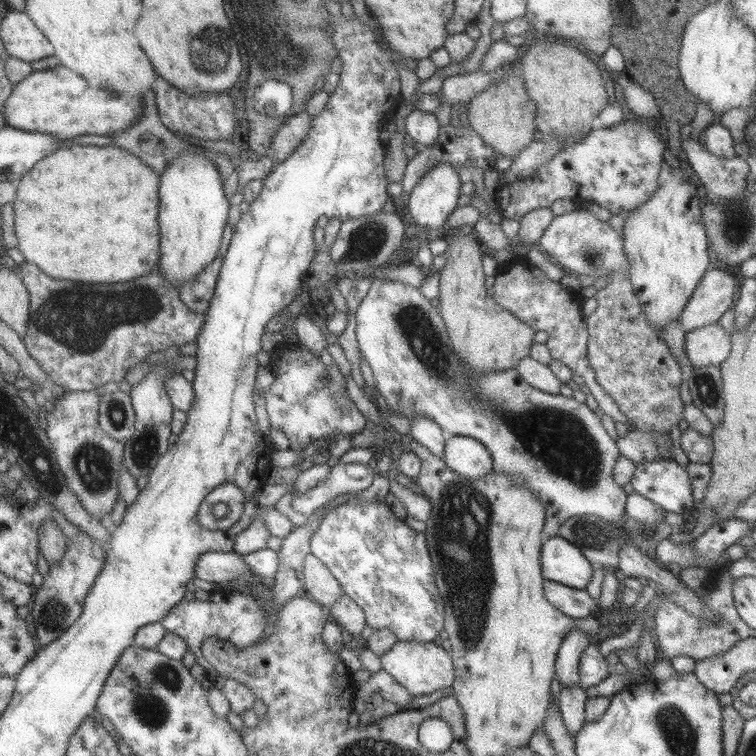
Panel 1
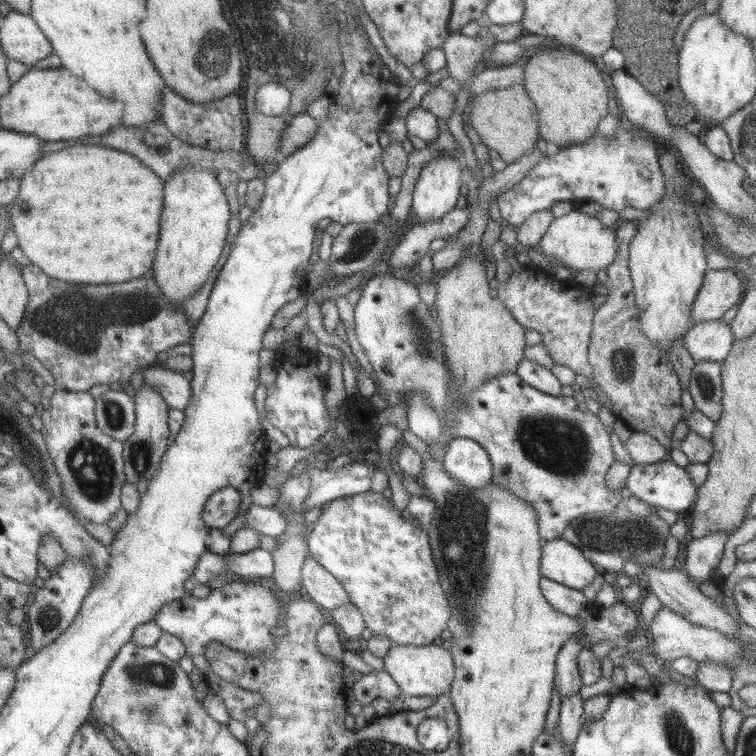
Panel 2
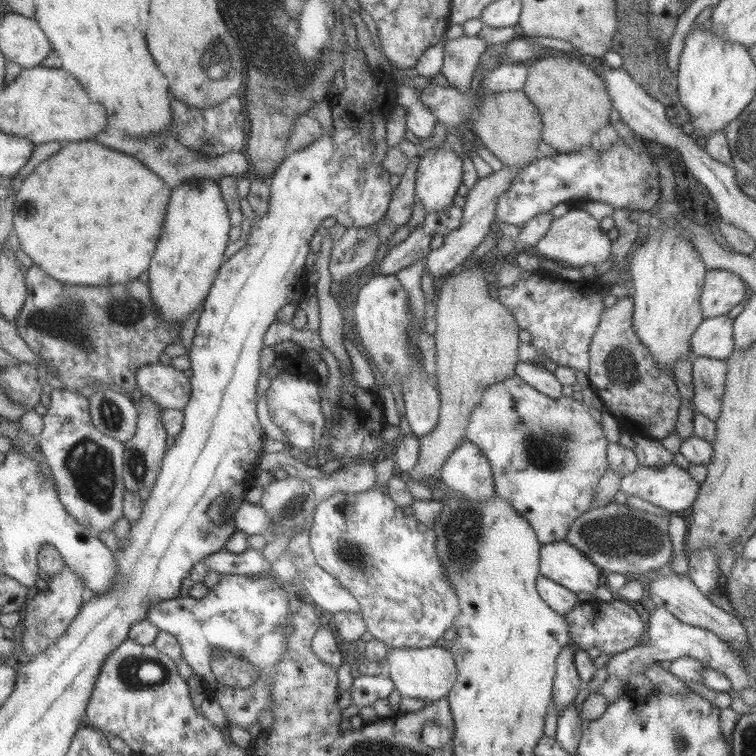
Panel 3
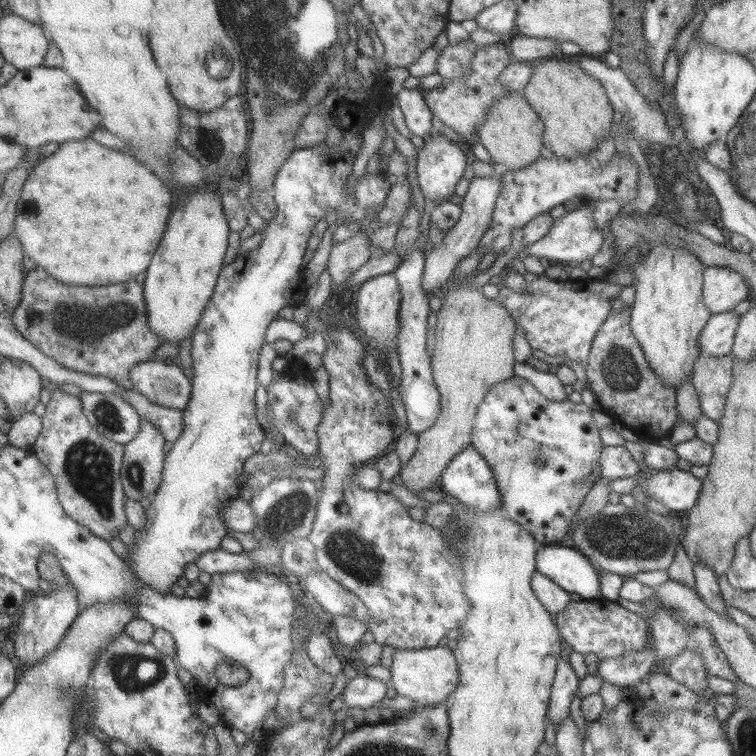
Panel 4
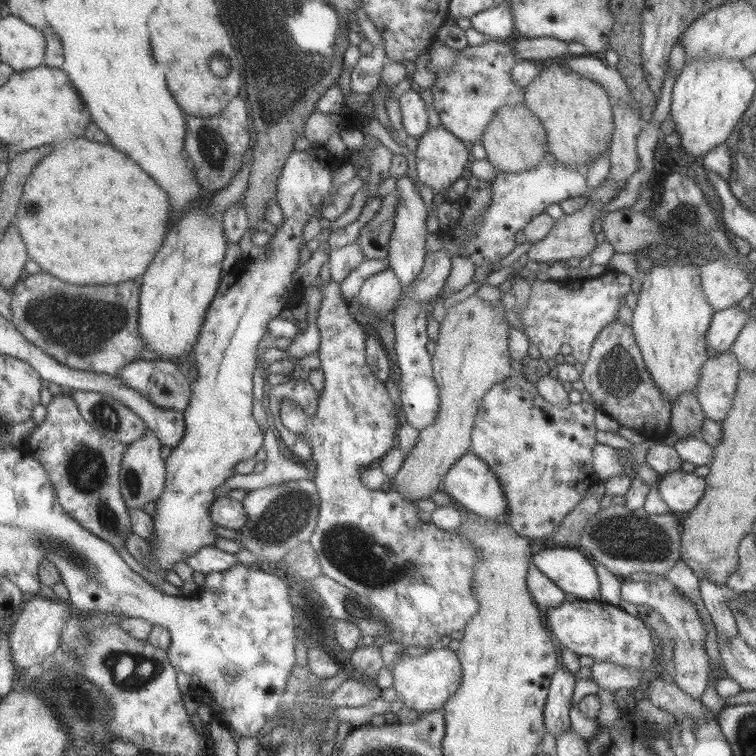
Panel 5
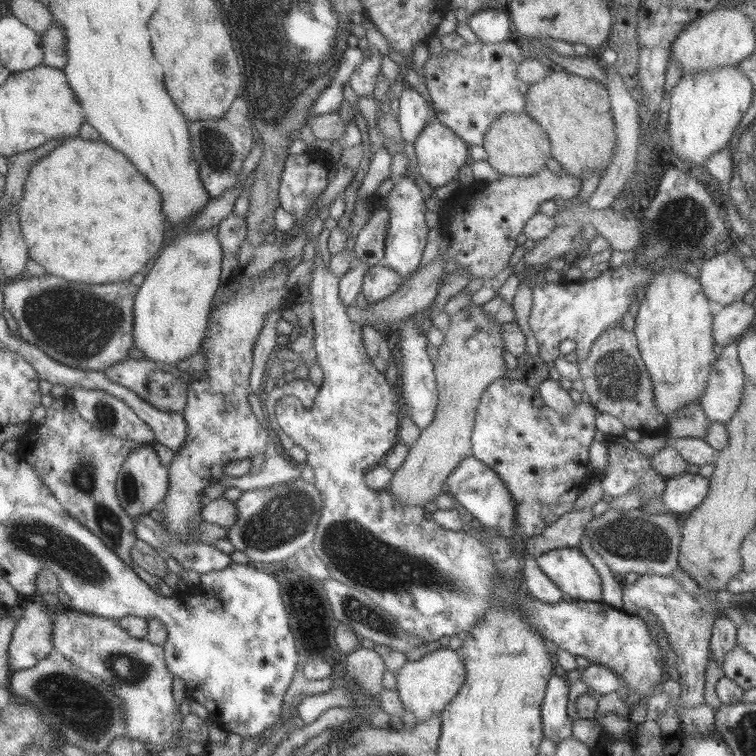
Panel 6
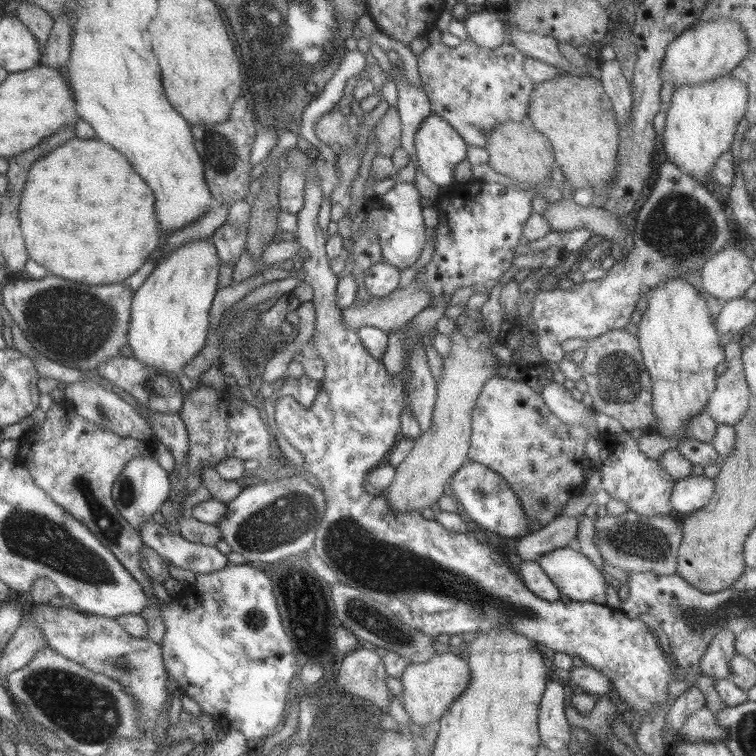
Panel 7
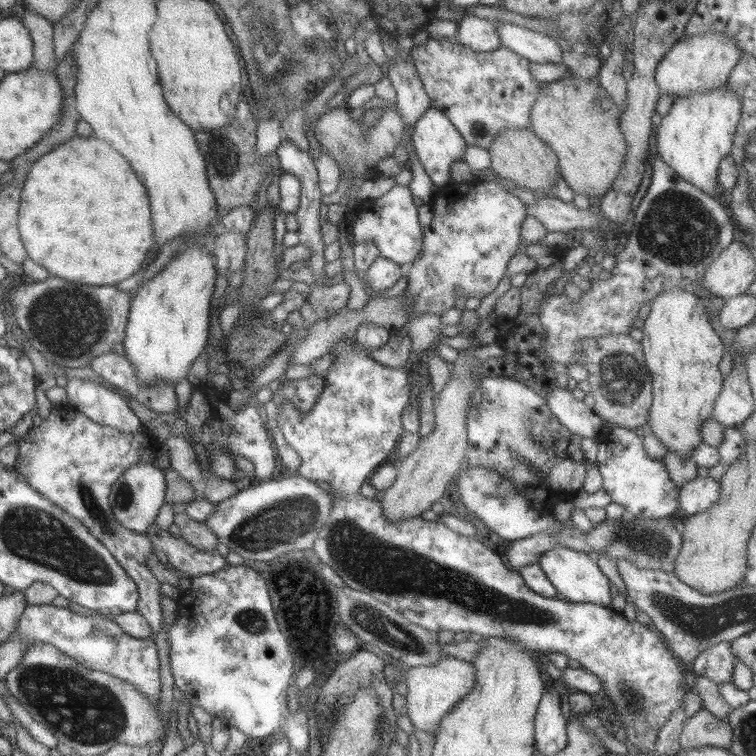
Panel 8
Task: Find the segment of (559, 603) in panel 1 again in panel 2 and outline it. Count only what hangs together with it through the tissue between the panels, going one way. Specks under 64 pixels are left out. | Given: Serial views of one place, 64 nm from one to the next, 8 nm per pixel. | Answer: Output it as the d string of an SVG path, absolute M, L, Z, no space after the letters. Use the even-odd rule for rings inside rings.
M541 577L538 582L541 594L545 600L559 612L574 617L579 614L585 607L591 607L593 602L579 590L567 588L558 582Z

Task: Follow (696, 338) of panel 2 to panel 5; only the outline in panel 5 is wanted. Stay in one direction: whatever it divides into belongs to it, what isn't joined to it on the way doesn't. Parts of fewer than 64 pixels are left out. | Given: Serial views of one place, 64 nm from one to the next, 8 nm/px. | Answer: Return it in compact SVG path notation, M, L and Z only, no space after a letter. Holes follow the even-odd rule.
M739 305L714 312L706 332L708 348L714 348L719 353L729 349L733 342L735 342L735 337L739 334L739 331L743 328L743 325L747 322L749 317L750 313L745 312Z

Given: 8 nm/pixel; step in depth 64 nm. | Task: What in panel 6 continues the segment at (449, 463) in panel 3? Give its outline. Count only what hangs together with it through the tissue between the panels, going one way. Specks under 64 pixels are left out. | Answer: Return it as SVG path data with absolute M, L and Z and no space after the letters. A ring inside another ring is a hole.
M469 454L453 469L447 477L446 484L447 494L455 498L473 517L474 525L498 534L513 535L516 525L513 499L505 483L488 466Z

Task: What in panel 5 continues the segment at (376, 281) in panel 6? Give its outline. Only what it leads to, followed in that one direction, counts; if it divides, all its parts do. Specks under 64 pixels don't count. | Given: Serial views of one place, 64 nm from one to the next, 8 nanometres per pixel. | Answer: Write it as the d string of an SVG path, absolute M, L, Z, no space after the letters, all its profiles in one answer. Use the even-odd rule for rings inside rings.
M390 269L381 270L362 283L353 304L367 307L368 310L374 312L377 318L383 320L391 312L391 308L399 296L399 280L395 274Z

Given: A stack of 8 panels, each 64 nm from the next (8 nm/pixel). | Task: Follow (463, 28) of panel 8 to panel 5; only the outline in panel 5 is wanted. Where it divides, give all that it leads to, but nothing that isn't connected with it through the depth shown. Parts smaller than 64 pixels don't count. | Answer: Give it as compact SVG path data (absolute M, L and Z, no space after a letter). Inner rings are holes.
M508 2L478 12L468 19L471 27L487 37L487 41L503 41L513 32L514 25Z

